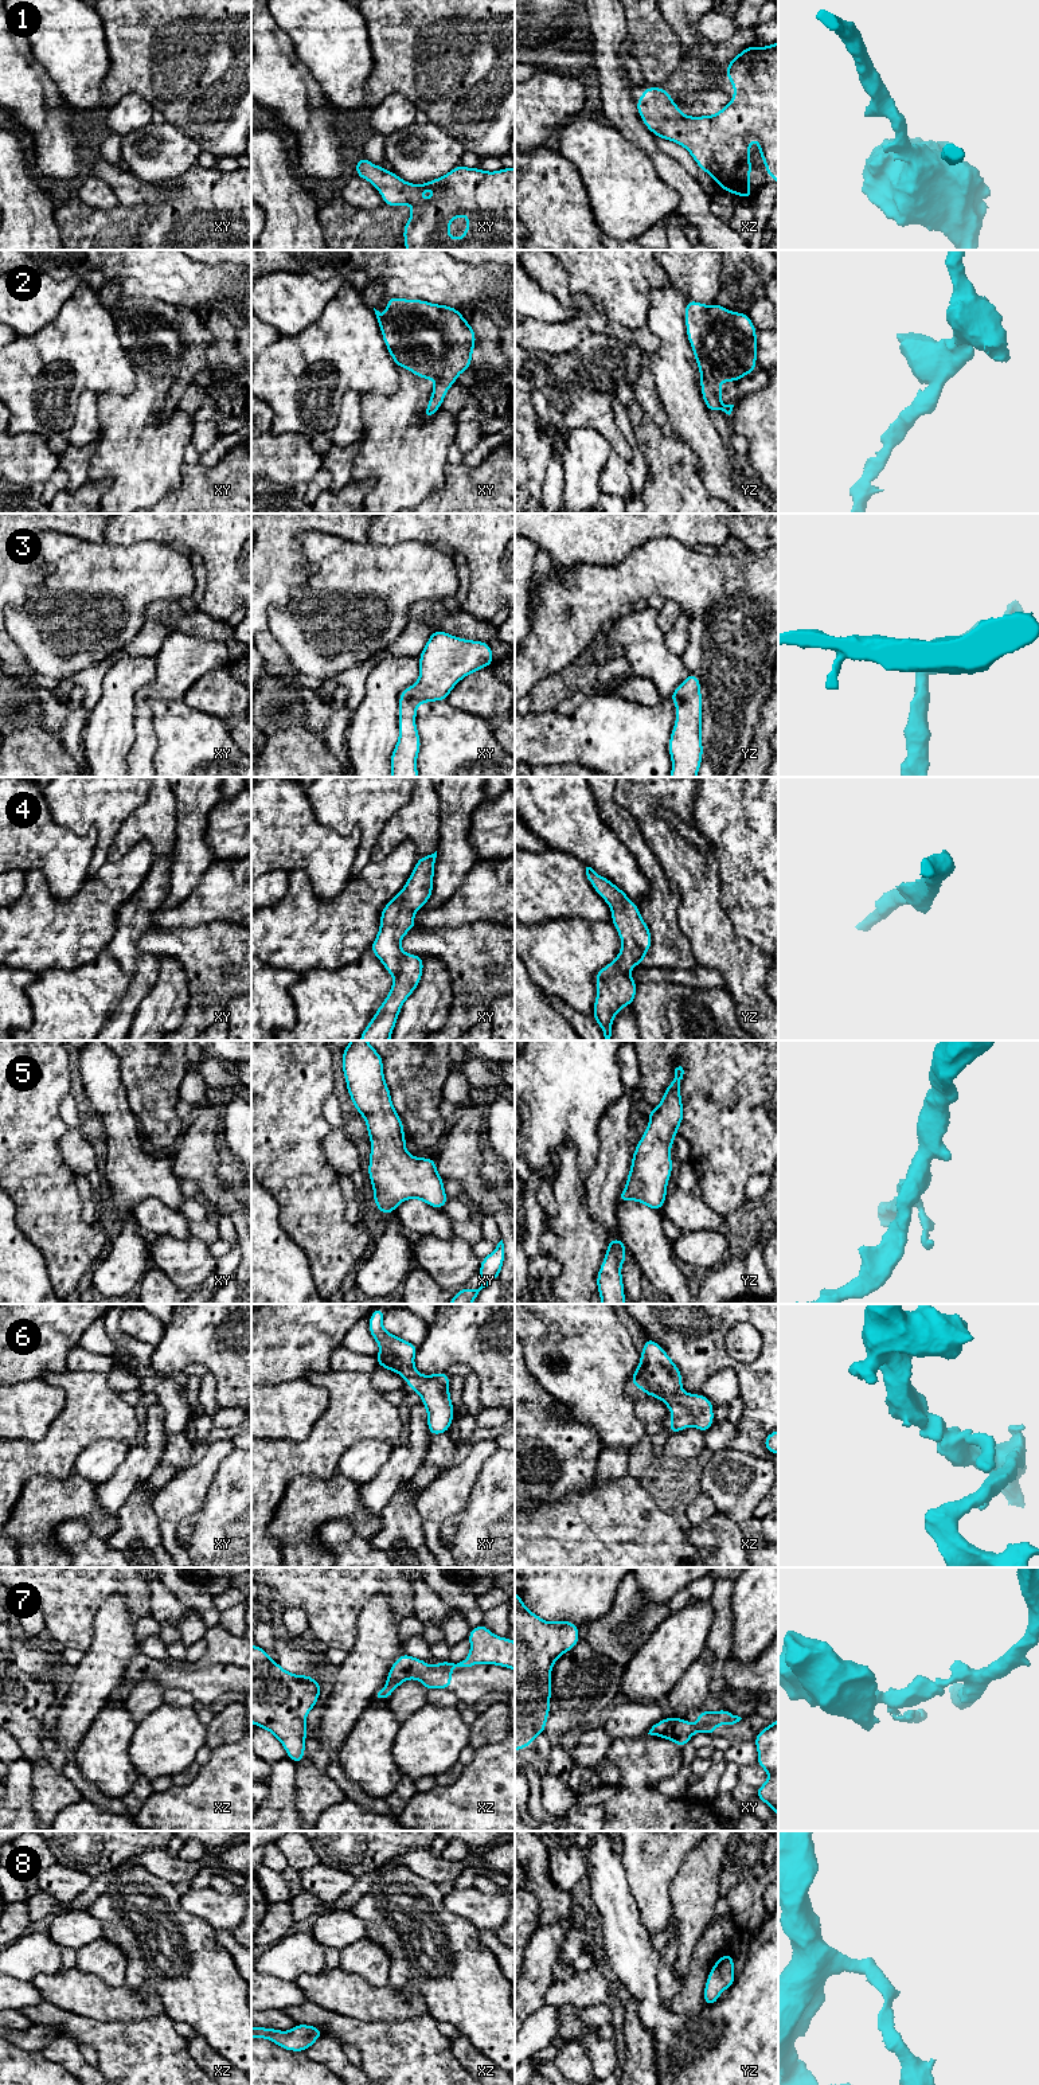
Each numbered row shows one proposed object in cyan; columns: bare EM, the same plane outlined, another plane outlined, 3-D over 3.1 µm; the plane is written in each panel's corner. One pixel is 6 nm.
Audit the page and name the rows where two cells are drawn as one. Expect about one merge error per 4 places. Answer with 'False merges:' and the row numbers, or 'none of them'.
False merges: 7

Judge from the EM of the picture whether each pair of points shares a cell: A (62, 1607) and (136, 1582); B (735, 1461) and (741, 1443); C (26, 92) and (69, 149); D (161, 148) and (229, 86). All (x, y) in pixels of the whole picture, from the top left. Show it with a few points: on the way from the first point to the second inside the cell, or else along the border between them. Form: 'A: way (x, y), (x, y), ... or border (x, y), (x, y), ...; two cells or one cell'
A: way (81, 1588), (86, 1582), (117, 1582); one cell
B: border (731, 1448), (764, 1459); two cells
C: way (38, 106), (49, 117), (54, 135); one cell
D: border (165, 121), (190, 136), (203, 151); two cells

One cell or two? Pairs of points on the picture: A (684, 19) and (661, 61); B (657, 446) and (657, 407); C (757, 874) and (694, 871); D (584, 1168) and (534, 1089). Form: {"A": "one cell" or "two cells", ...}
{"A": "two cells", "B": "two cells", "C": "two cells", "D": "one cell"}

